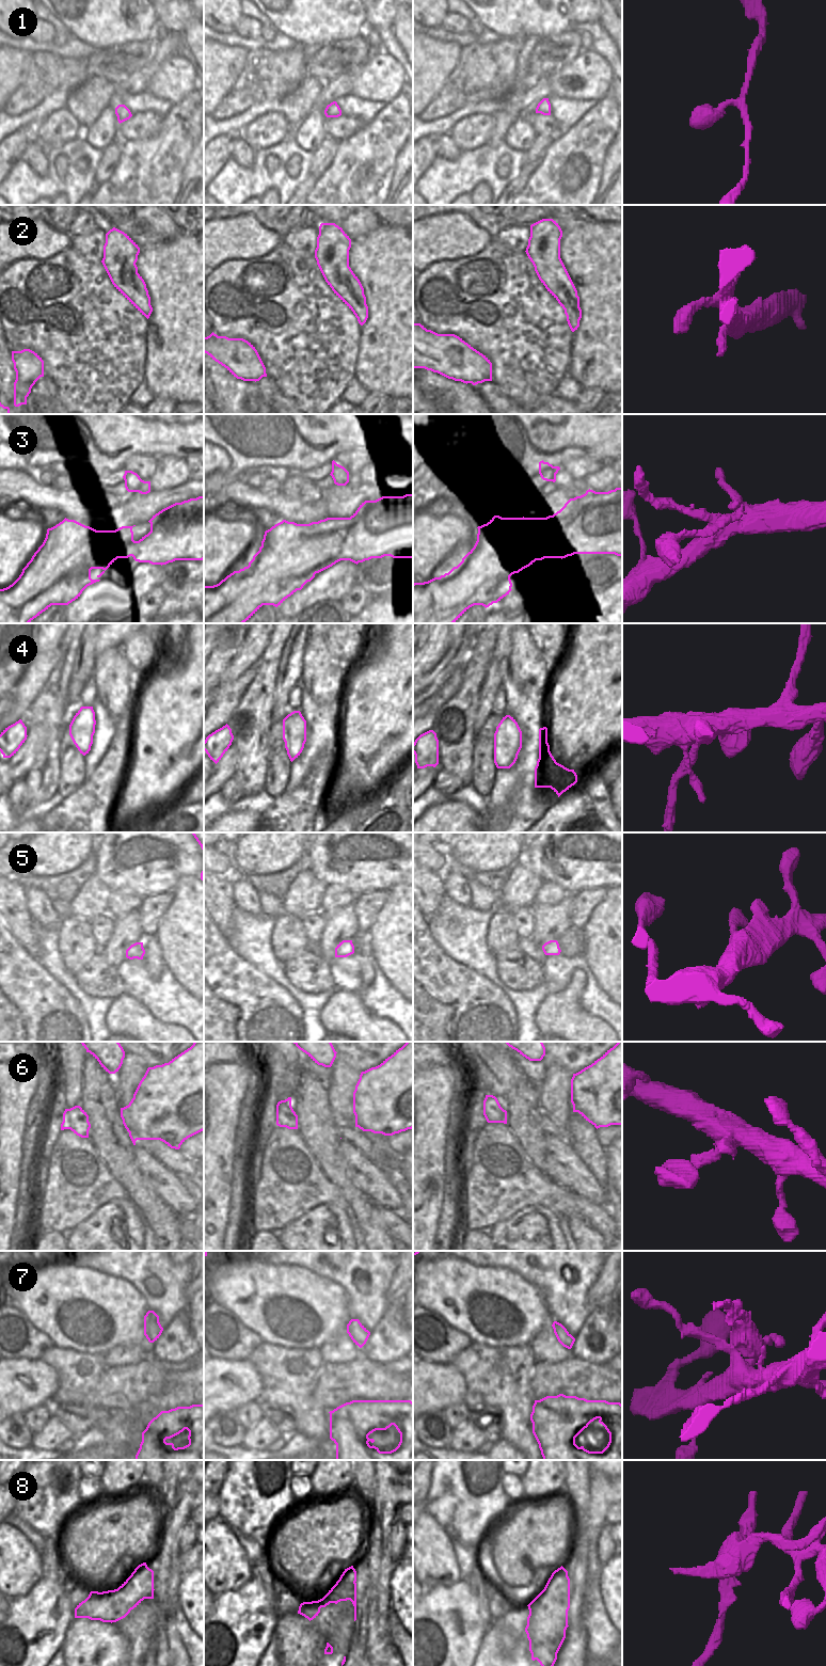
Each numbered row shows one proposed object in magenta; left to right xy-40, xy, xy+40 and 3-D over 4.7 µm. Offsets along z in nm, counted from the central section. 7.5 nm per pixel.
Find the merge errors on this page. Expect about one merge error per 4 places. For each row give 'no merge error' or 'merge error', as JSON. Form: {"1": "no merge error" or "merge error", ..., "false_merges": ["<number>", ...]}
{"1": "no merge error", "2": "merge error", "3": "no merge error", "4": "no merge error", "5": "no merge error", "6": "no merge error", "7": "no merge error", "8": "merge error", "false_merges": ["2", "8"]}

